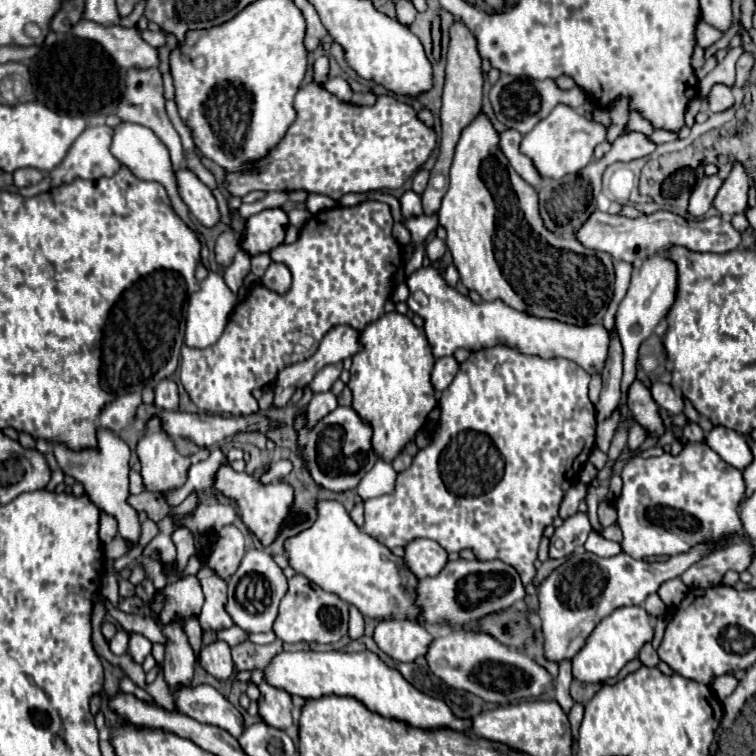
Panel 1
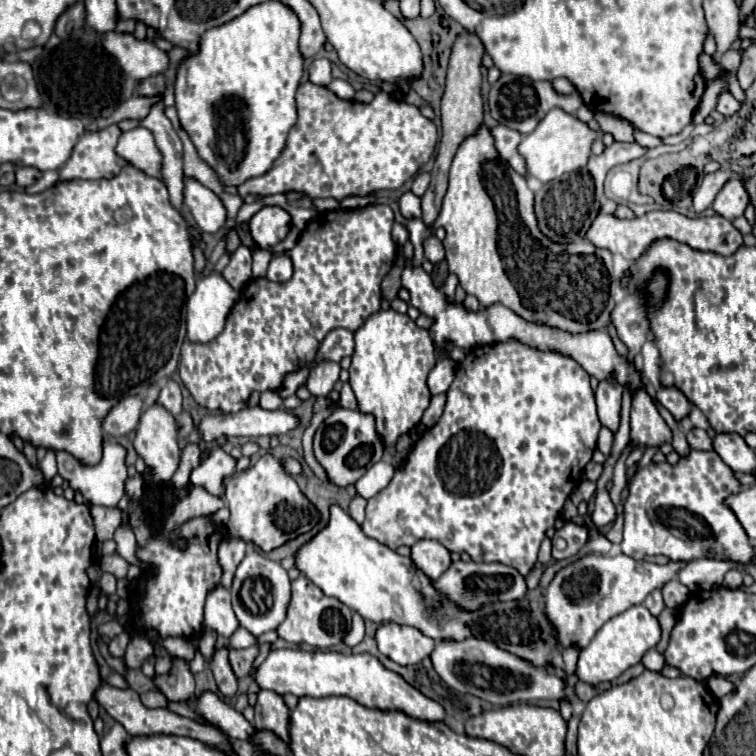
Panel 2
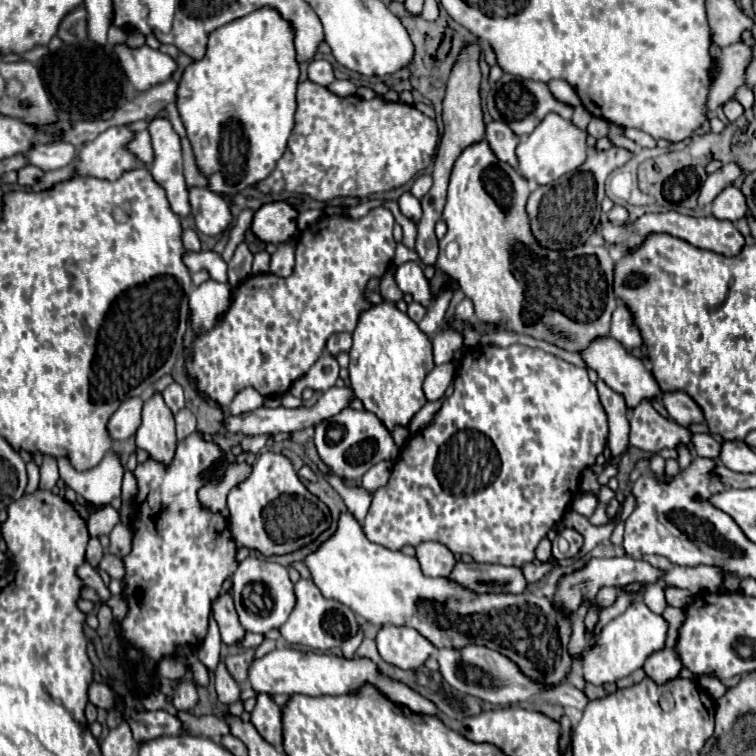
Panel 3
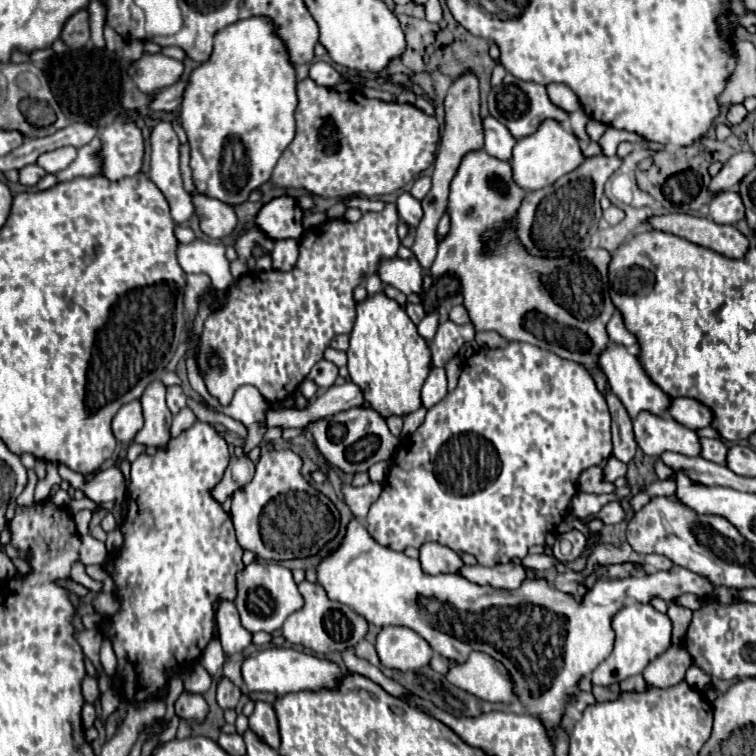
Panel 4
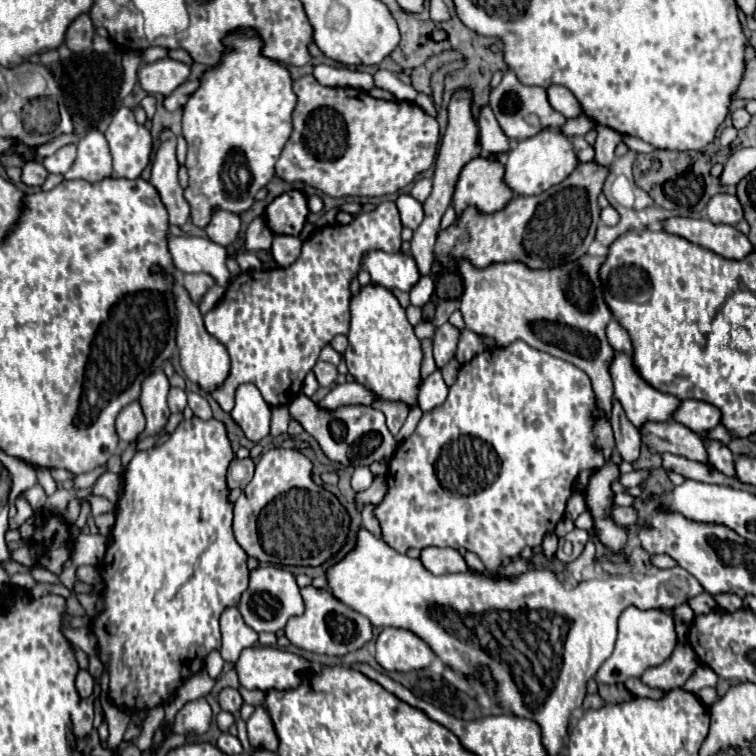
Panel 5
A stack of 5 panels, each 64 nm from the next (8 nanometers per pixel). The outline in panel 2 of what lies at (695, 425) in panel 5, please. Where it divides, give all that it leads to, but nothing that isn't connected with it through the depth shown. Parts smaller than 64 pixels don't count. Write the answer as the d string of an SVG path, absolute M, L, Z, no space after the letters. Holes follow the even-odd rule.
M662 388L662 390L658 390L656 396L658 396L660 404L666 410L670 410L670 414L676 418L676 422L680 422L682 418L690 416L692 402L680 390L666 390L666 388Z

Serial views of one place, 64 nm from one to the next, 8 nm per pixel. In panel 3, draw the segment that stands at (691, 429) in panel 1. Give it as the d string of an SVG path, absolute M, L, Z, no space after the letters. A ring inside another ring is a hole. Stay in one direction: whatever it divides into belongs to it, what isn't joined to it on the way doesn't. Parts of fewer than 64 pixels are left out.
M694 434L692 436L694 450L702 458L718 458L720 456L720 442L708 434Z

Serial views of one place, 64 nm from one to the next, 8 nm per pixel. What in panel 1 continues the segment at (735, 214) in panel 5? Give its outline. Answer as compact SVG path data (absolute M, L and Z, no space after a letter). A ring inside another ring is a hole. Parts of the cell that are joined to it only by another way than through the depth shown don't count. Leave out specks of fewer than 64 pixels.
M740 162L734 164L730 176L724 180L722 188L714 198L714 208L724 216L732 218L734 214L742 214L748 204L748 176Z

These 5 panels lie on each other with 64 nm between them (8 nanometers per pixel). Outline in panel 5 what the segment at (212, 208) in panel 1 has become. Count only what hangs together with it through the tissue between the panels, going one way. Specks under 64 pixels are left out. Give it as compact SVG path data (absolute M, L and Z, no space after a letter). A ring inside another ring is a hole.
M216 210L210 224L206 226L206 234L212 242L228 248L236 242L240 232L240 218L232 212L224 212L224 210Z

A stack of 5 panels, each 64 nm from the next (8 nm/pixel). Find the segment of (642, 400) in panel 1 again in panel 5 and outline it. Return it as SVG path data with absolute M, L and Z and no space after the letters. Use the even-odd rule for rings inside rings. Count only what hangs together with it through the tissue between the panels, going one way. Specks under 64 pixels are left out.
M674 420L664 422L664 424L654 424L654 422L644 424L642 442L652 452L680 454L688 460L710 464L704 442L700 440L700 436L696 432L692 432L690 428L674 422Z

